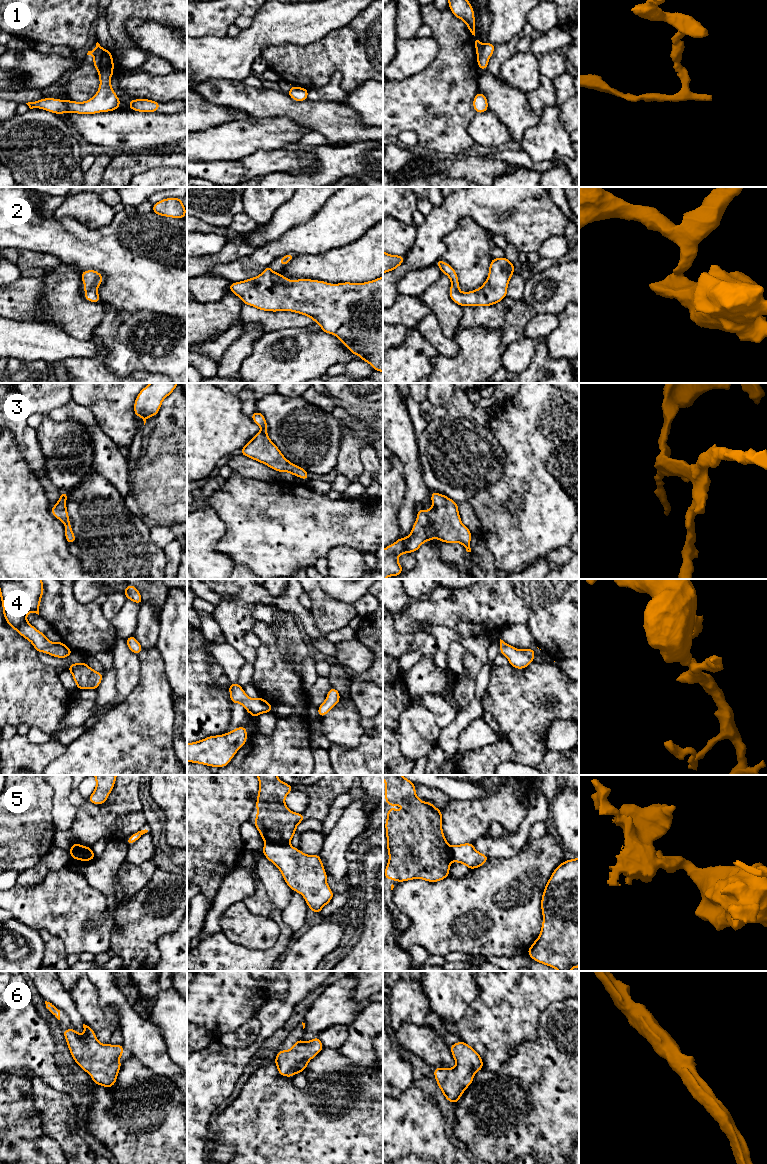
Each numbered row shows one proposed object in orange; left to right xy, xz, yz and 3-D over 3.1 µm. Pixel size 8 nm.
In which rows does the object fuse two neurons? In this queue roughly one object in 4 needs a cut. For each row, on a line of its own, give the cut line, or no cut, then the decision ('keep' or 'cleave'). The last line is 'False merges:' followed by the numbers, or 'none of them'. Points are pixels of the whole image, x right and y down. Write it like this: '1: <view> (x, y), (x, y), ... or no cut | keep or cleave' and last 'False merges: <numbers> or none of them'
1: yz (482, 45), (478, 57) | cleave
2: no cut | keep
3: no cut | keep
4: no cut | keep
5: xz (266, 841), (288, 843) | cleave
6: no cut | keep
False merges: 1, 5

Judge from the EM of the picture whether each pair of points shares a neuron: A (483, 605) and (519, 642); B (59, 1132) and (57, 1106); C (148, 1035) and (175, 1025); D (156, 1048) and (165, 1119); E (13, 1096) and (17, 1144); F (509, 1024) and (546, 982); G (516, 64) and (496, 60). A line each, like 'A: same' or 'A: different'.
A: different
B: same
C: different
D: different
E: same
F: same
G: different

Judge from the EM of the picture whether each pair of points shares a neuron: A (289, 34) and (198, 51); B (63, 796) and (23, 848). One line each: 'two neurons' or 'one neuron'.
A: one neuron
B: two neurons

